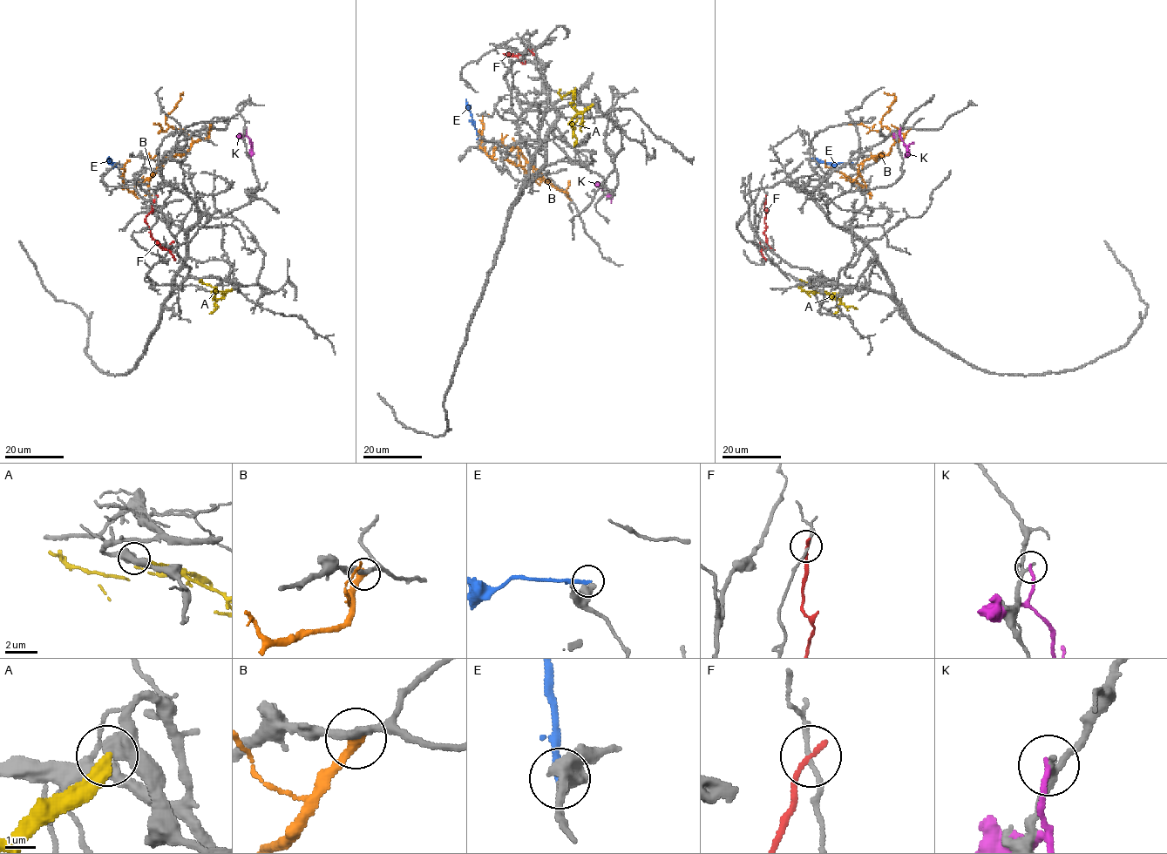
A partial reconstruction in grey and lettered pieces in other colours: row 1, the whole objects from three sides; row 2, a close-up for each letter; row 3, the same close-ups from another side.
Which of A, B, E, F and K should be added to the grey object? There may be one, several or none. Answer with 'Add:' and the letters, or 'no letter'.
Add: no letter

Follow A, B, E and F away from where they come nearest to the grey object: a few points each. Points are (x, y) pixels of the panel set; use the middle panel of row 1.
A: (592, 104), (577, 112), (571, 105), (574, 91), (572, 90), (561, 97), (559, 89)
B: (570, 199), (532, 166), (518, 148), (498, 145), (489, 157), (481, 137), (482, 117), (488, 113)
E: (478, 142), (478, 132), (466, 98)
F: (514, 55), (503, 54), (522, 55), (527, 50), (534, 55)

